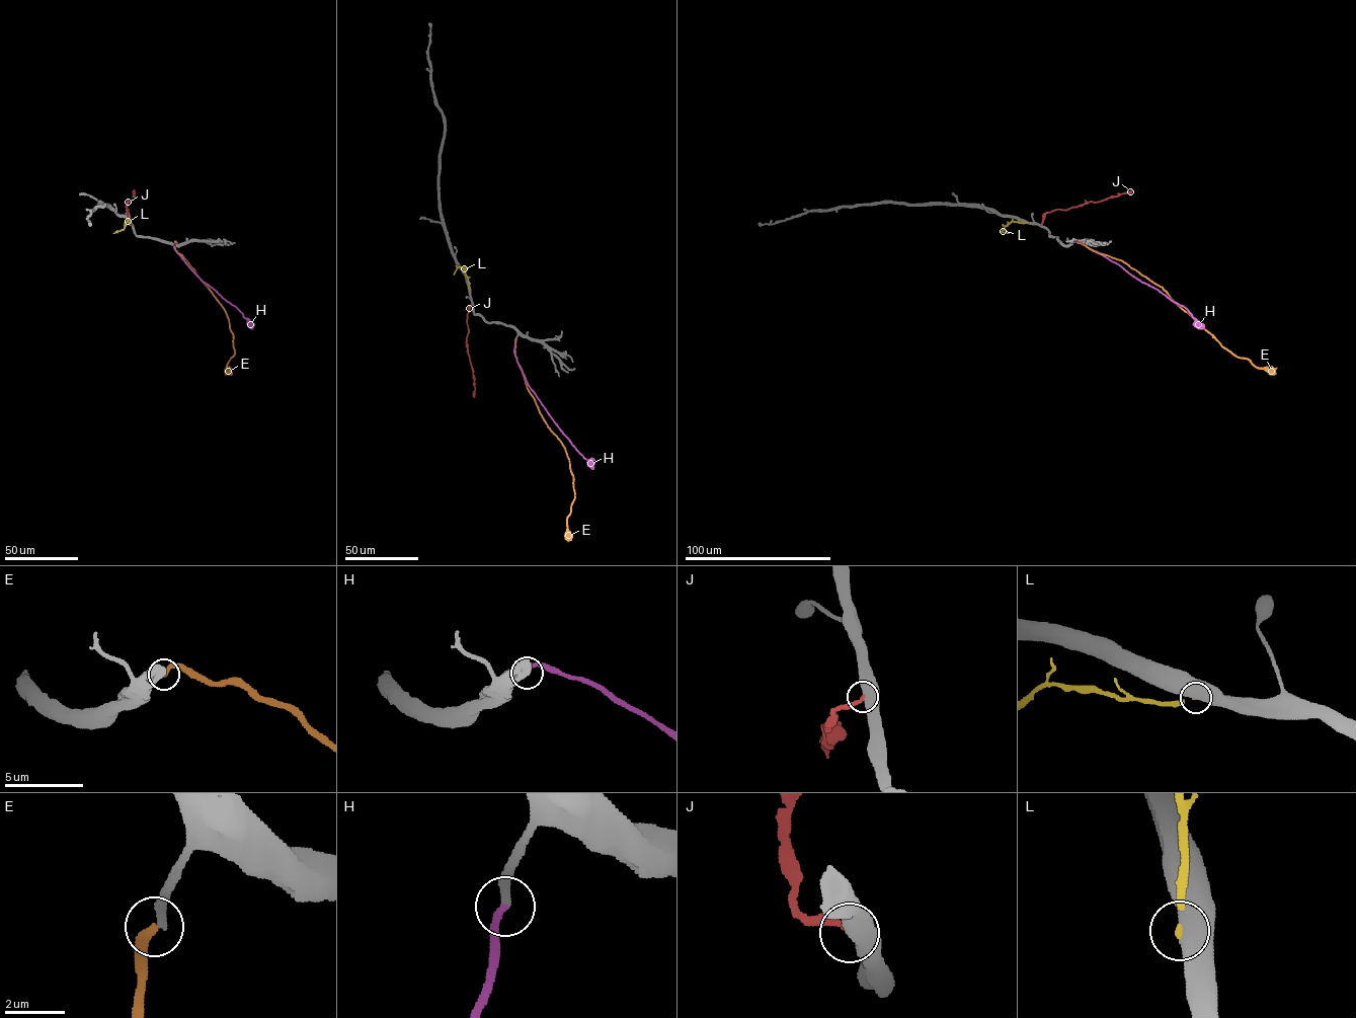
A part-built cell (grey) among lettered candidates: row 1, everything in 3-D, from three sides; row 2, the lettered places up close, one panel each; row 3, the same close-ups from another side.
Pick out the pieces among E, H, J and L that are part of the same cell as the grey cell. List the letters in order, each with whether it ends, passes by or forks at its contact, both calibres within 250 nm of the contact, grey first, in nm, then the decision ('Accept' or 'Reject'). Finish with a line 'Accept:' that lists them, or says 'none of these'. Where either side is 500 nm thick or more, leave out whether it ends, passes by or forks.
E: It ends there. Thickness 240 nm (grey) against 280 nm. Reject
H: It ends there. Thickness 240 nm (grey) against 240 nm. Accept
J: Thickness 550 nm (grey) against 200 nm. Reject
L: Thickness 750 nm (grey) against 160 nm. Reject
Accept: H

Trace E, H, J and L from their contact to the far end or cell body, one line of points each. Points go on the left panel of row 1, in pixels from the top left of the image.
E: (175, 241), (176, 251), (212, 292), (228, 318), (234, 354), (227, 365), (229, 374)
H: (176, 241), (175, 249), (187, 265), (235, 306), (253, 327)
J: (132, 225), (126, 207), (134, 197), (134, 190)
L: (129, 222), (112, 233)

